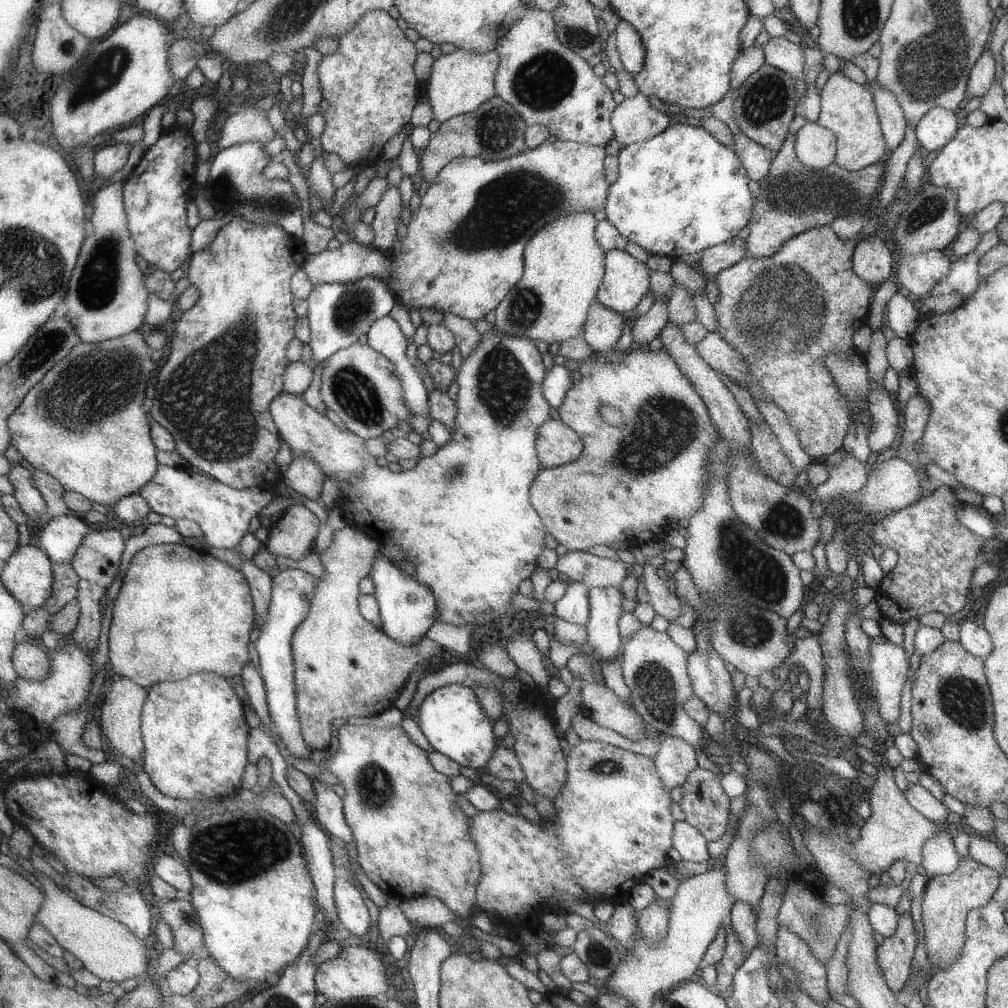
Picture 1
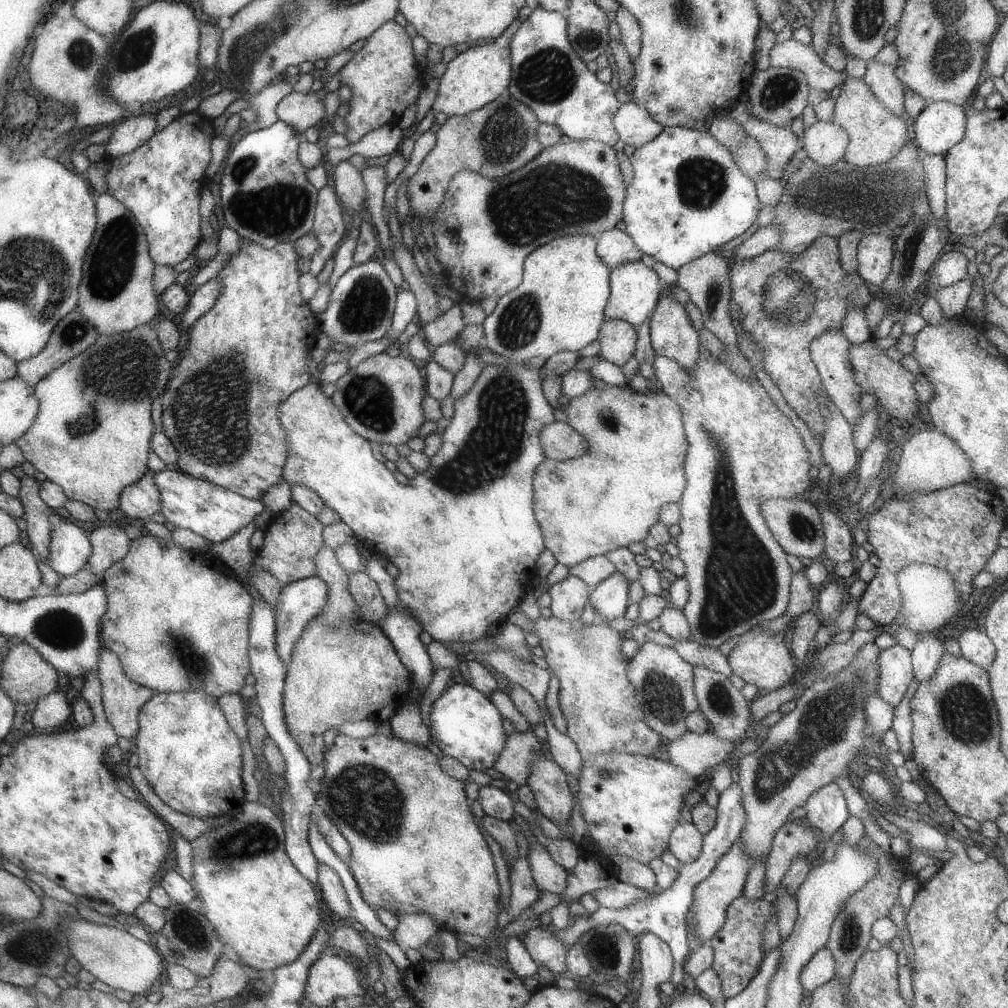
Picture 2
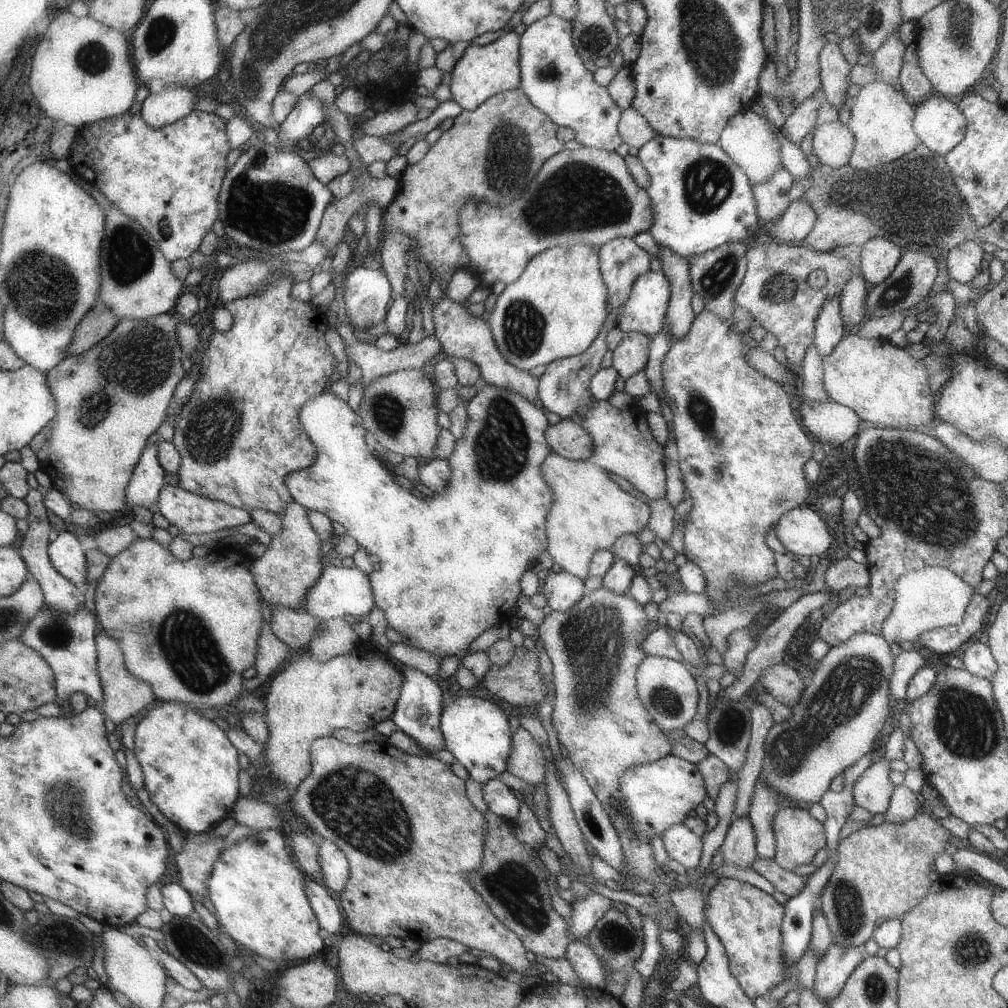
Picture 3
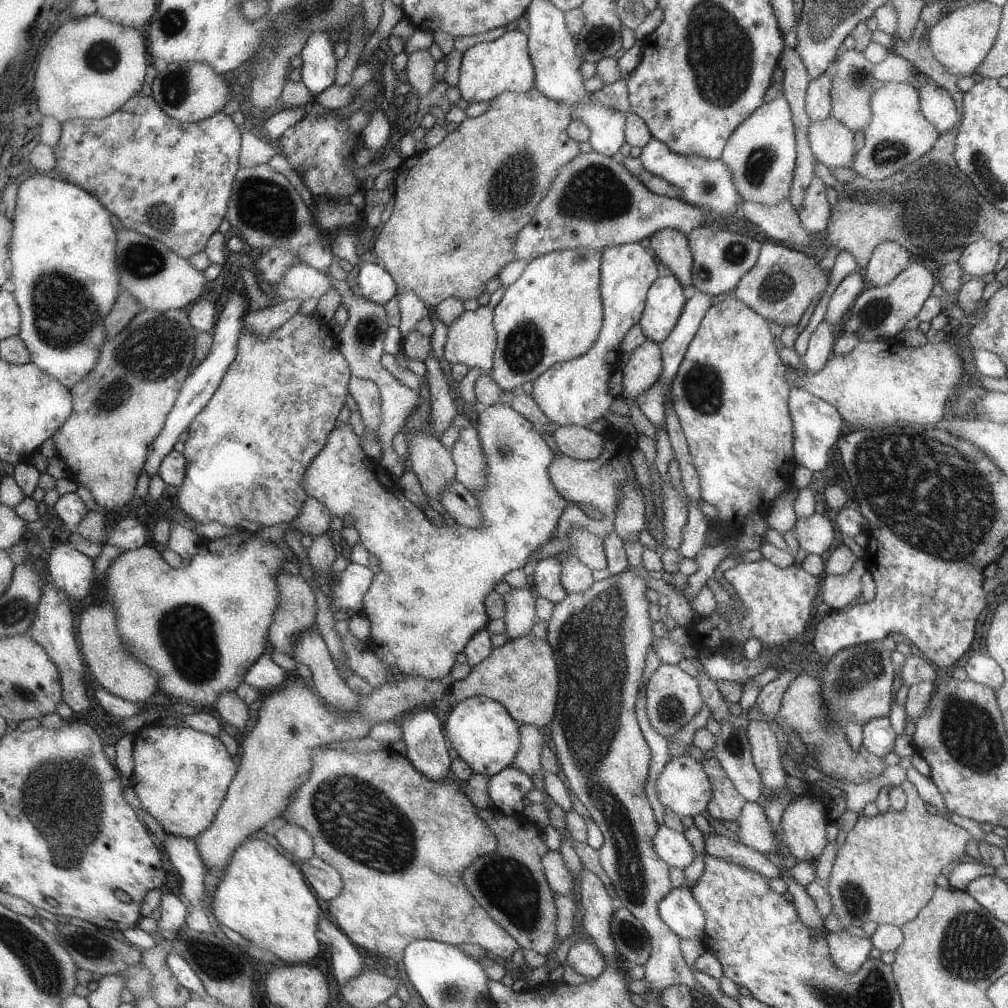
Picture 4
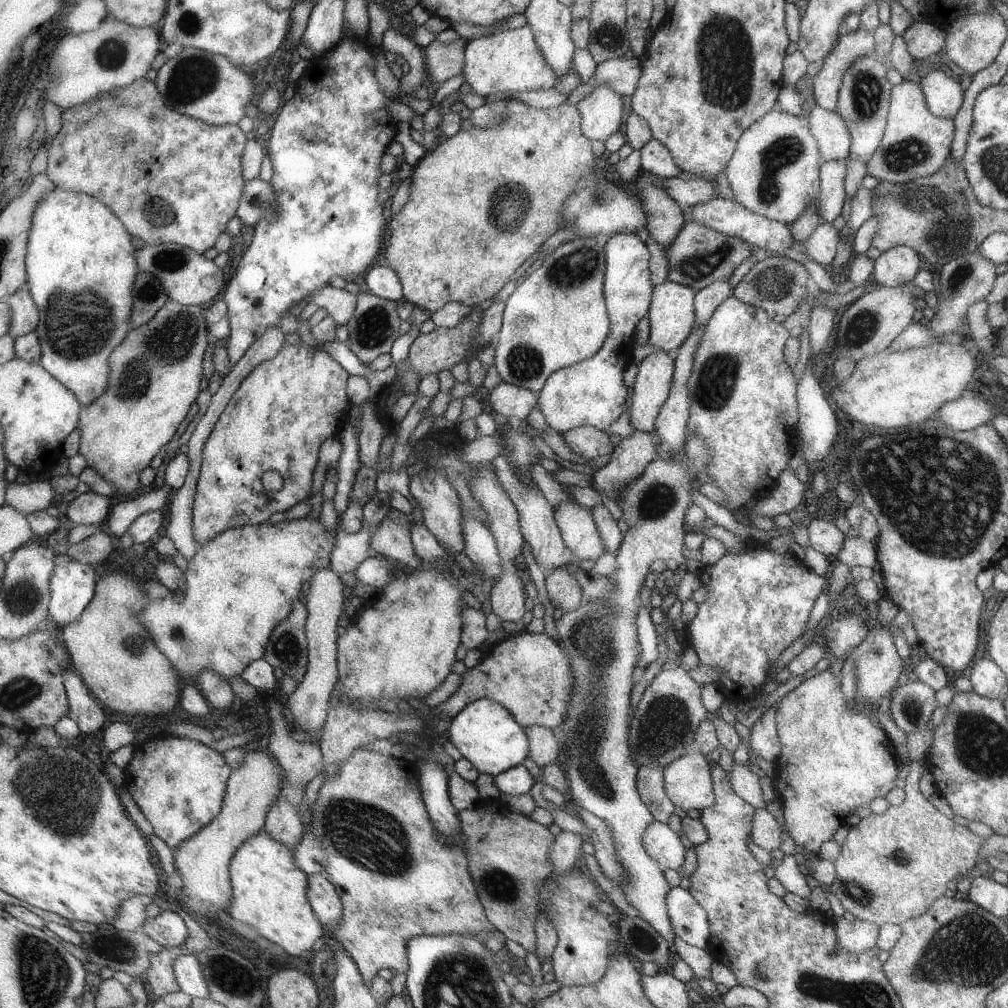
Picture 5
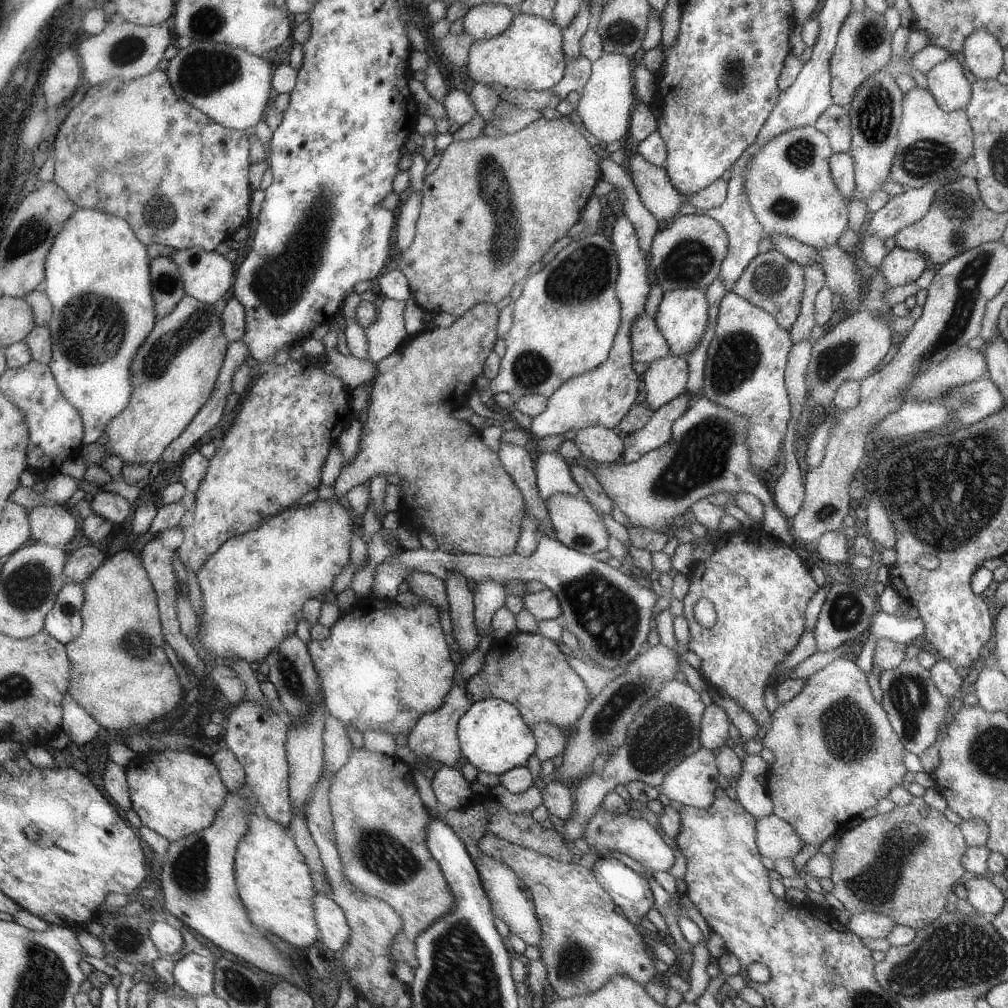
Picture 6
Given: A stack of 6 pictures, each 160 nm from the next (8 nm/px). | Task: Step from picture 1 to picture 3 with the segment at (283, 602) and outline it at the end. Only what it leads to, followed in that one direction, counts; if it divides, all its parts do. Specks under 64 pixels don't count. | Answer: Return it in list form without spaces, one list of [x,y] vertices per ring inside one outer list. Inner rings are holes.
[[[324,562],[322,577],[308,592],[304,606],[305,610],[314,617],[319,617],[322,621],[345,617],[353,619],[359,626],[363,625],[367,614],[373,610],[373,606],[376,606],[370,574],[357,566],[336,567],[331,563]]]

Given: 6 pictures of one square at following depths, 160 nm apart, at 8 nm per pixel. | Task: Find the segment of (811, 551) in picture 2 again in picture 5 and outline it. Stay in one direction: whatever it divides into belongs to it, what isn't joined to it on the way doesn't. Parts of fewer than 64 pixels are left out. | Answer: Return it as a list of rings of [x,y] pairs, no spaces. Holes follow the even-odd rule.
[[[813,519],[806,521],[806,524],[810,548],[821,552],[832,562],[841,550],[842,542],[846,537],[831,524],[831,521],[825,522],[823,519]]]

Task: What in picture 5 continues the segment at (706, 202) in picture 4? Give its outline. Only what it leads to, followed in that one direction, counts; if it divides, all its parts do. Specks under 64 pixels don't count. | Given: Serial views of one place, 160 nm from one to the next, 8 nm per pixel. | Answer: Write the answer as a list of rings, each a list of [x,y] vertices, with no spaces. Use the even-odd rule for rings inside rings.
[[[651,138],[638,151],[640,152],[641,171],[651,173],[659,178],[682,176],[681,170],[675,164],[667,147],[658,140]]]

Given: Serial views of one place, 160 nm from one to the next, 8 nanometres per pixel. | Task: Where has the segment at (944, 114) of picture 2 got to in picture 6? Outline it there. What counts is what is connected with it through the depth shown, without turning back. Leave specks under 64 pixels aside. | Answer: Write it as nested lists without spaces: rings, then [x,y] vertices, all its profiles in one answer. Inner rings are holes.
[[[949,55],[924,74],[927,81],[926,89],[947,113],[957,108],[965,108],[971,96],[969,82],[963,76],[964,66],[961,66],[955,57],[957,56]]]

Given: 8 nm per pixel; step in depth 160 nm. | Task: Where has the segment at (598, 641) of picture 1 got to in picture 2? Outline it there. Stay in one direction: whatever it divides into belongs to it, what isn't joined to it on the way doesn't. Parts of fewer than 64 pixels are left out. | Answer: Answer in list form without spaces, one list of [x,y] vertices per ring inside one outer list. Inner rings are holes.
[[[616,570],[591,589],[588,602],[597,612],[597,617],[607,620],[623,617],[630,603],[627,598],[628,583],[626,576]]]

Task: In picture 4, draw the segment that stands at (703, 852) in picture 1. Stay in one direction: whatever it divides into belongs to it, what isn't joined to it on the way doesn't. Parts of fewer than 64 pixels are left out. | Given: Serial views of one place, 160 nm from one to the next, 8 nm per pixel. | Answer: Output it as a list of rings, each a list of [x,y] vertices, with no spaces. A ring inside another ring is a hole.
[[[661,825],[653,838],[656,854],[668,867],[683,869],[693,860],[691,844],[685,840],[682,832],[677,832]]]

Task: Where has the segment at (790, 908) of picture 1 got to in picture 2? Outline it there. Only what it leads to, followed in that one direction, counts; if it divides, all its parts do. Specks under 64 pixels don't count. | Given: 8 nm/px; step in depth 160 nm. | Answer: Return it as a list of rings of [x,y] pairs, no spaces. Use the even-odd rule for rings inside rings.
[[[826,946],[817,949],[799,973],[798,981],[802,990],[811,992],[820,984],[827,982],[834,976],[834,968],[835,963],[832,952]]]

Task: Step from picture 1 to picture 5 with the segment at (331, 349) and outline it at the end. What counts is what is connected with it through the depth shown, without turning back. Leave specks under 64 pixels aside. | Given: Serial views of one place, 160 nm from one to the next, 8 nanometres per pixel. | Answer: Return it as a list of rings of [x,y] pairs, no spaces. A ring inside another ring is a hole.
[[[373,265],[361,281],[374,295],[406,305],[402,280],[393,268]]]

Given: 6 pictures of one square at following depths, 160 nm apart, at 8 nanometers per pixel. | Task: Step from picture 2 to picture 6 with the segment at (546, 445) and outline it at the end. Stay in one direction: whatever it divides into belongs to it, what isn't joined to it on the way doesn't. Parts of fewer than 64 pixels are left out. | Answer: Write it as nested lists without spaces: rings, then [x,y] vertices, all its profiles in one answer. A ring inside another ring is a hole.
[[[593,425],[577,430],[572,439],[583,460],[595,463],[615,463],[621,458],[623,449],[622,436],[615,430]]]

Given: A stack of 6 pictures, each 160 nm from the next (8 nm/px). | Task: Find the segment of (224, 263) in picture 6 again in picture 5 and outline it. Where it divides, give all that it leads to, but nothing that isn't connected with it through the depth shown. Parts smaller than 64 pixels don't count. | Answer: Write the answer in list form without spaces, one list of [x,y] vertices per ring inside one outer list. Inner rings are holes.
[[[148,243],[136,252],[136,257],[140,272],[148,272],[157,277],[165,285],[170,300],[176,300],[182,305],[209,304],[225,288],[223,268],[192,248],[177,243]]]

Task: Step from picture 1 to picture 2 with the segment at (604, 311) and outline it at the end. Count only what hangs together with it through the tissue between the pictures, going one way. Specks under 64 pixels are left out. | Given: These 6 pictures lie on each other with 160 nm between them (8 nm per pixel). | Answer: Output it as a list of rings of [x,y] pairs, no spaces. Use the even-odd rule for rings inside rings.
[[[604,318],[596,338],[600,342],[597,355],[620,368],[633,355],[635,338],[633,325],[621,319]]]

